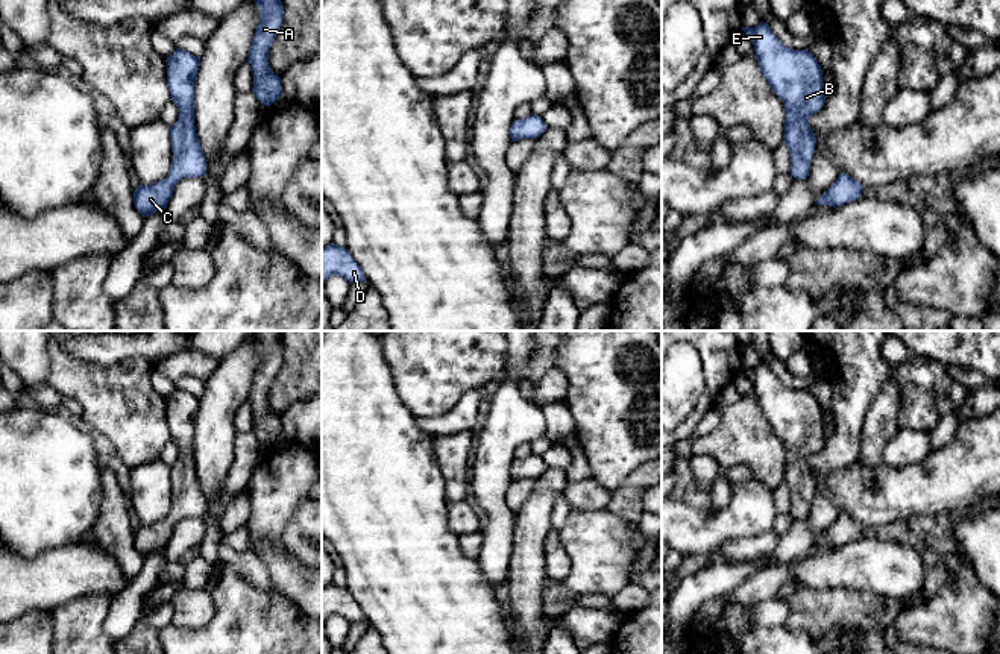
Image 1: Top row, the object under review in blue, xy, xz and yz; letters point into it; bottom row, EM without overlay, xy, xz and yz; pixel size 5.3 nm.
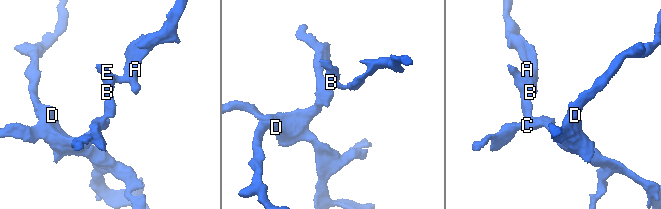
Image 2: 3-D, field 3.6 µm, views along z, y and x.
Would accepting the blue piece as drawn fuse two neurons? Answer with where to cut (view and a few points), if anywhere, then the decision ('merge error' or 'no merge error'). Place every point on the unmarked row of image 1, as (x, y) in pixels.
no cut | no merge error

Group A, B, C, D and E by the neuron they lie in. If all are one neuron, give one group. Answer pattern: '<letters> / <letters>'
A B C D E

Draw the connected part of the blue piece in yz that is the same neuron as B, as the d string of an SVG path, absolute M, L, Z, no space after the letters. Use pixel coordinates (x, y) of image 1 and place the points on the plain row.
M763 361L742 370L753 381L765 419L785 443L783 483L791 495L789 513L806 519L816 481L809 458L825 443L822 408L809 390L786 387Z

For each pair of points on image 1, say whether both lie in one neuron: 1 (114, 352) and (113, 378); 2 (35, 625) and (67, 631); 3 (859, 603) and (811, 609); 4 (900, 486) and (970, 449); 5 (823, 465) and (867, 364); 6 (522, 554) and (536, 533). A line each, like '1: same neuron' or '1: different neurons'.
1: different neurons
2: different neurons
3: same neuron
4: same neuron
5: same neuron
6: same neuron

